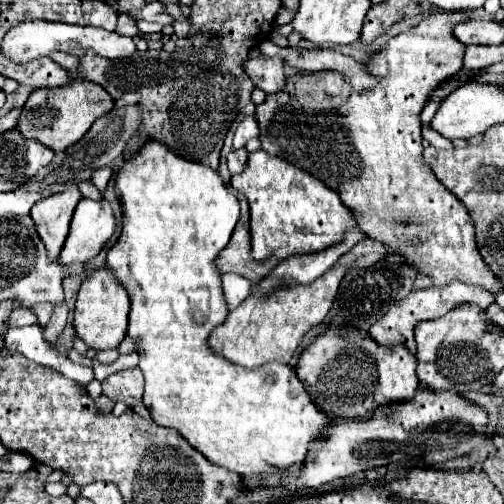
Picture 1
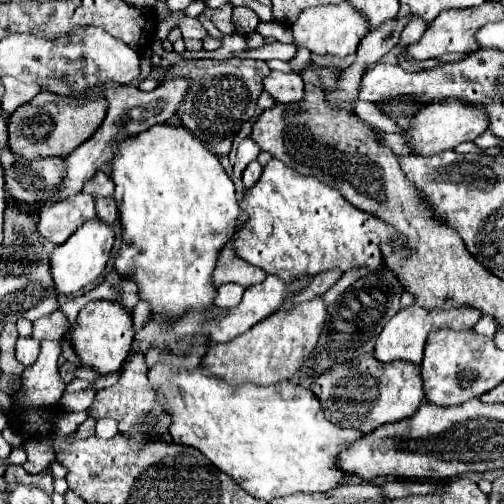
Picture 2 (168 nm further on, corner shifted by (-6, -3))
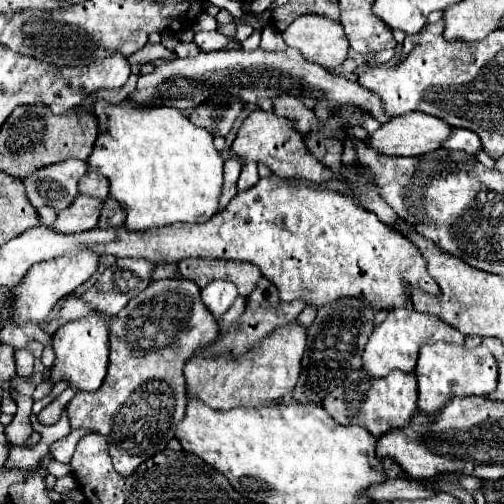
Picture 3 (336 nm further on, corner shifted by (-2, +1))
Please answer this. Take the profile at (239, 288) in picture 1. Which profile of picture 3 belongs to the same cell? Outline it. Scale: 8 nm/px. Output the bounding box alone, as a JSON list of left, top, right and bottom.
[202,280,238,320]

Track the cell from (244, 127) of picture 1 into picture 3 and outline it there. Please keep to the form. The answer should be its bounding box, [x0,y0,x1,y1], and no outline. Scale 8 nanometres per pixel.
[220,156,242,210]

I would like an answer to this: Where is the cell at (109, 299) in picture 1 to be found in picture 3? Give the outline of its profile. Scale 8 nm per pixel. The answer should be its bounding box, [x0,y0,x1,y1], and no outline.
[52,312,110,392]

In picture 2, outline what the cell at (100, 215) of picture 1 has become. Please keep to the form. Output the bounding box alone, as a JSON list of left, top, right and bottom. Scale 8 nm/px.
[50,218,114,296]

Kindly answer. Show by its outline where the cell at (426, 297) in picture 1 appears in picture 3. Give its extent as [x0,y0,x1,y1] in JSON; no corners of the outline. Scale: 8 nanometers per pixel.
[364,308,464,376]

